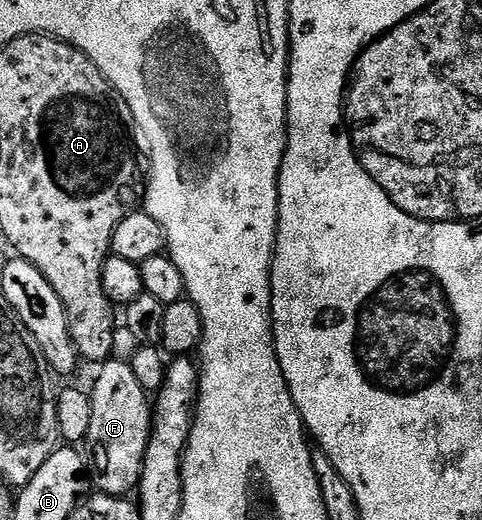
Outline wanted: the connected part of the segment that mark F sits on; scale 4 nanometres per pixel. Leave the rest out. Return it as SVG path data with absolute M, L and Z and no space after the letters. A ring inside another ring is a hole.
M110 358L96 369L97 381L91 387L91 430L87 430L83 441L83 452L87 457L87 471L91 477L94 489L113 496L109 498L121 498L129 491L136 489L141 482L143 470L143 458L147 454L147 442L149 431L153 425L151 400L147 392L139 384L132 370L130 361Z

